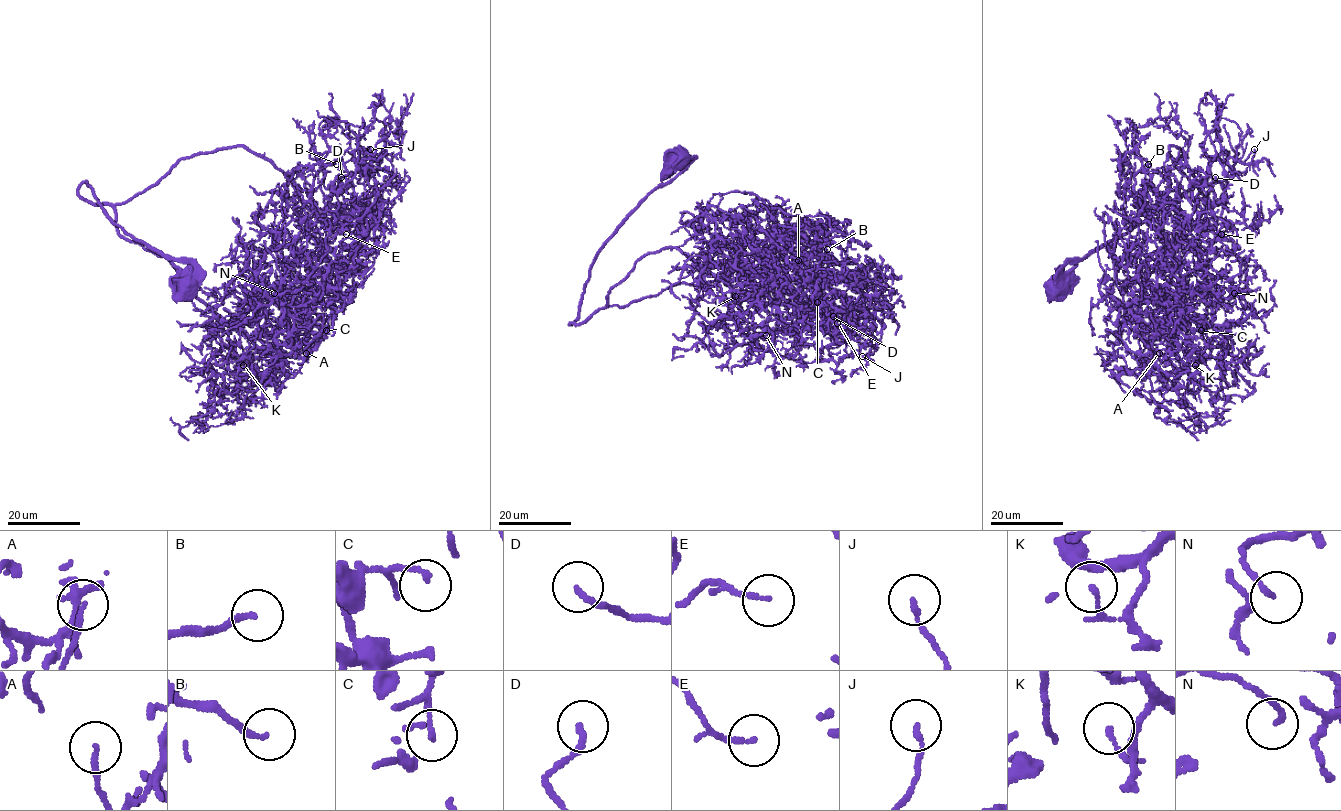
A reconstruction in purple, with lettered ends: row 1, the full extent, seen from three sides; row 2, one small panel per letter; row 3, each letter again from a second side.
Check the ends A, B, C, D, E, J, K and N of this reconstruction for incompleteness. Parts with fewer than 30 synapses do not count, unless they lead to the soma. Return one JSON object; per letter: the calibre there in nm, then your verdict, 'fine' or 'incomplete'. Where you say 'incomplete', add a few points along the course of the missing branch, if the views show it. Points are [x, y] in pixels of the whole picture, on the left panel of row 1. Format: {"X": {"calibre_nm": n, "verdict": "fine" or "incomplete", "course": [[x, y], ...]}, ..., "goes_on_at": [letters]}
{"A": {"calibre_nm": 150, "verdict": "fine"}, "B": {"calibre_nm": 170, "verdict": "incomplete", "course": [[336, 164], [348, 164], [352, 160], [340, 153], [332, 141], [321, 146]]}, "C": {"calibre_nm": 130, "verdict": "fine"}, "D": {"calibre_nm": 160, "verdict": "fine"}, "E": {"calibre_nm": 150, "verdict": "fine"}, "J": {"calibre_nm": 140, "verdict": "fine"}, "K": {"calibre_nm": 130, "verdict": "fine"}, "N": {"calibre_nm": 150, "verdict": "fine"}, "goes_on_at": ["B"]}

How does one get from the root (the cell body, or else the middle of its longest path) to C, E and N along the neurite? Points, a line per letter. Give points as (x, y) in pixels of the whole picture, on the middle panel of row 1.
C: (679, 157), (683, 169), (596, 256), (570, 324), (666, 248), (725, 280), (774, 262), (817, 302)
E: (679, 157), (683, 169), (596, 256), (570, 324), (735, 271), (854, 314), (824, 322), (837, 323)
N: (679, 157), (596, 256), (570, 324), (678, 248), (794, 293), (764, 291), (766, 335)

